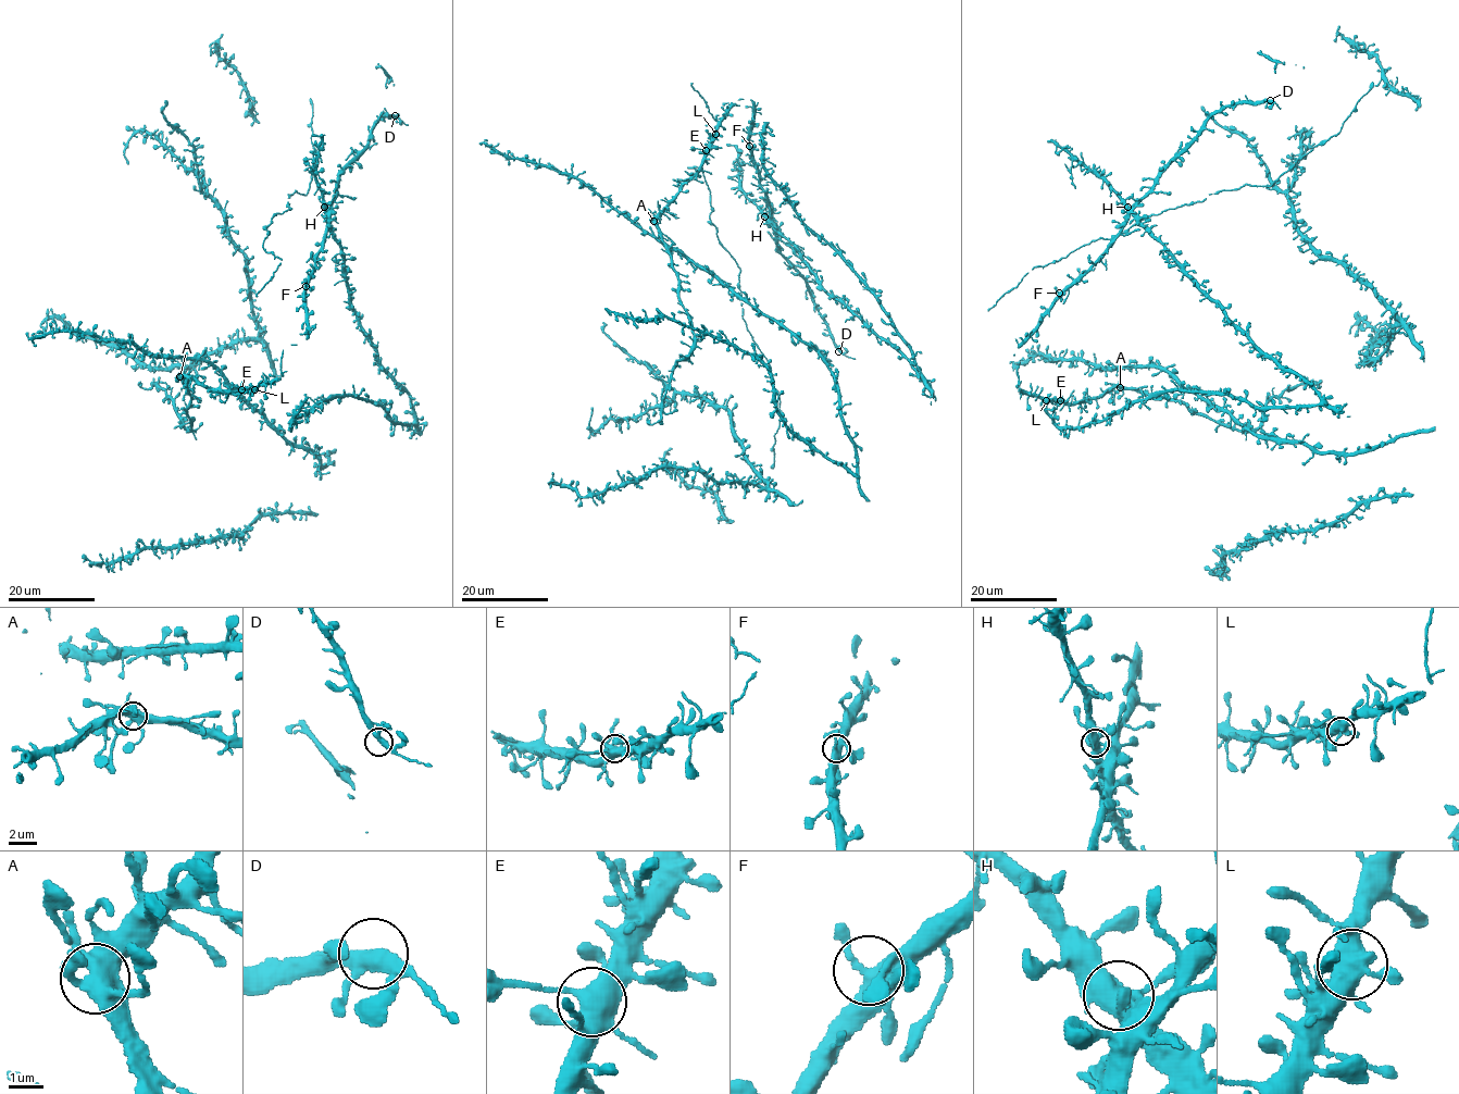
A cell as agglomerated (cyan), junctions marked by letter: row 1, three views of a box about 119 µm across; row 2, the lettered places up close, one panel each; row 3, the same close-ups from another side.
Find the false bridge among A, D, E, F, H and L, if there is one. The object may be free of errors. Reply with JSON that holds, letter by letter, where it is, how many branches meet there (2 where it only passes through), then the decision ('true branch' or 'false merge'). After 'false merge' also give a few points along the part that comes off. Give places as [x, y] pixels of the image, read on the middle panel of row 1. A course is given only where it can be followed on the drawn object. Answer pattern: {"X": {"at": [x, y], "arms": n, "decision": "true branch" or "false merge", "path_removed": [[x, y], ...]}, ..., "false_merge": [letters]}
{"A": {"at": [653, 221], "arms": 5, "decision": "true branch"}, "D": {"at": [838, 351], "arms": 3, "decision": "true branch"}, "E": {"at": [706, 150], "arms": 5, "decision": "true branch"}, "F": {"at": [749, 146], "arms": 4, "decision": "true branch"}, "H": {"at": [764, 216], "arms": 5, "decision": "false merge"}, "L": {"at": [715, 134], "arms": 7, "decision": "true branch"}, "false_merge": ["H"]}

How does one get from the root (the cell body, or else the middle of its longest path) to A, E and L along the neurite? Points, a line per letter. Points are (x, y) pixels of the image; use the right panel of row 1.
A: (1033, 397), (1081, 403), (1120, 387)
E: (1033, 397), (1060, 400)
L: (1033, 397), (1046, 400)

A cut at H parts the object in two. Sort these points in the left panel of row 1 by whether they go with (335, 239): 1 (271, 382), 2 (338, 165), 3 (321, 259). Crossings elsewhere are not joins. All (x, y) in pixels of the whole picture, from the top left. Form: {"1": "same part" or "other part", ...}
{"1": "other part", "2": "other part", "3": "other part"}

